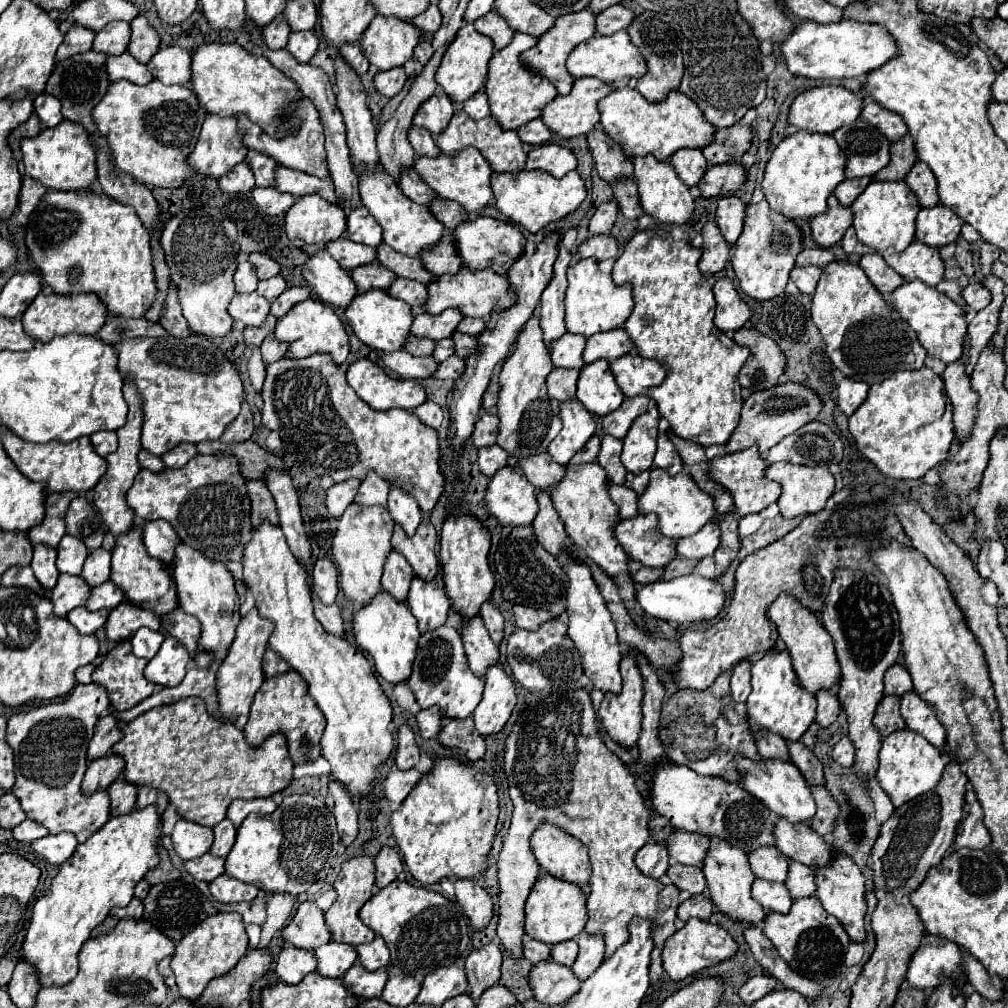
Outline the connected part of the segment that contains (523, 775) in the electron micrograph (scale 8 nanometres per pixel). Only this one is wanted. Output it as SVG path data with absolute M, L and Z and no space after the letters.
M565 689L567 693L549 693L541 695L539 699L533 699L527 703L525 709L521 709L517 721L513 723L513 729L509 737L505 739L505 775L509 779L509 797L513 797L513 817L509 833L503 839L503 849L499 855L499 925L497 925L497 937L501 943L501 949L509 953L511 959L523 957L523 925L525 925L525 901L527 895L541 875L541 867L531 851L531 835L541 823L551 823L563 829L565 833L579 839L591 857L593 875L591 875L591 891L587 897L587 913L589 921L585 931L587 933L603 933L605 945L607 945L607 957L609 953L615 953L617 947L627 943L629 939L629 921L633 917L651 919L653 923L653 941L655 949L651 953L651 983L655 985L659 981L659 975L663 973L661 967L661 951L665 941L675 933L675 917L679 907L679 889L675 885L663 885L657 879L649 879L643 873L639 873L635 861L635 853L649 841L649 809L645 807L645 801L641 793L637 791L635 777L625 769L623 761L603 743L597 727L597 713L593 709L591 697L585 689Z

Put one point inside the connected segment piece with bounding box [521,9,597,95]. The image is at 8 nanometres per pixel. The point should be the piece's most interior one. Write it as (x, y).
(548, 58)

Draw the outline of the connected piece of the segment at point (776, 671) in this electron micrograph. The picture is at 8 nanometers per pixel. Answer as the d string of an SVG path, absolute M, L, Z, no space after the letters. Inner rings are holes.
M775 651L767 653L763 659L759 659L753 665L747 665L747 661L735 665L733 677L731 677L731 697L737 703L747 705L747 723L751 733L755 735L759 729L781 735L787 741L799 741L801 735L809 729L809 725L815 719L815 695L805 691L797 675L791 667L791 657L787 651ZM753 673L753 677L751 677ZM751 691L751 695L749 695Z

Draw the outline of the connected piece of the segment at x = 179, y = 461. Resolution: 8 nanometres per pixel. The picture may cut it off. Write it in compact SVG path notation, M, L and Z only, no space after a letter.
M187 443L187 445L177 445L175 449L171 449L171 453L165 453L161 459L165 467L177 469L177 467L185 467L195 455L197 455L197 447Z

